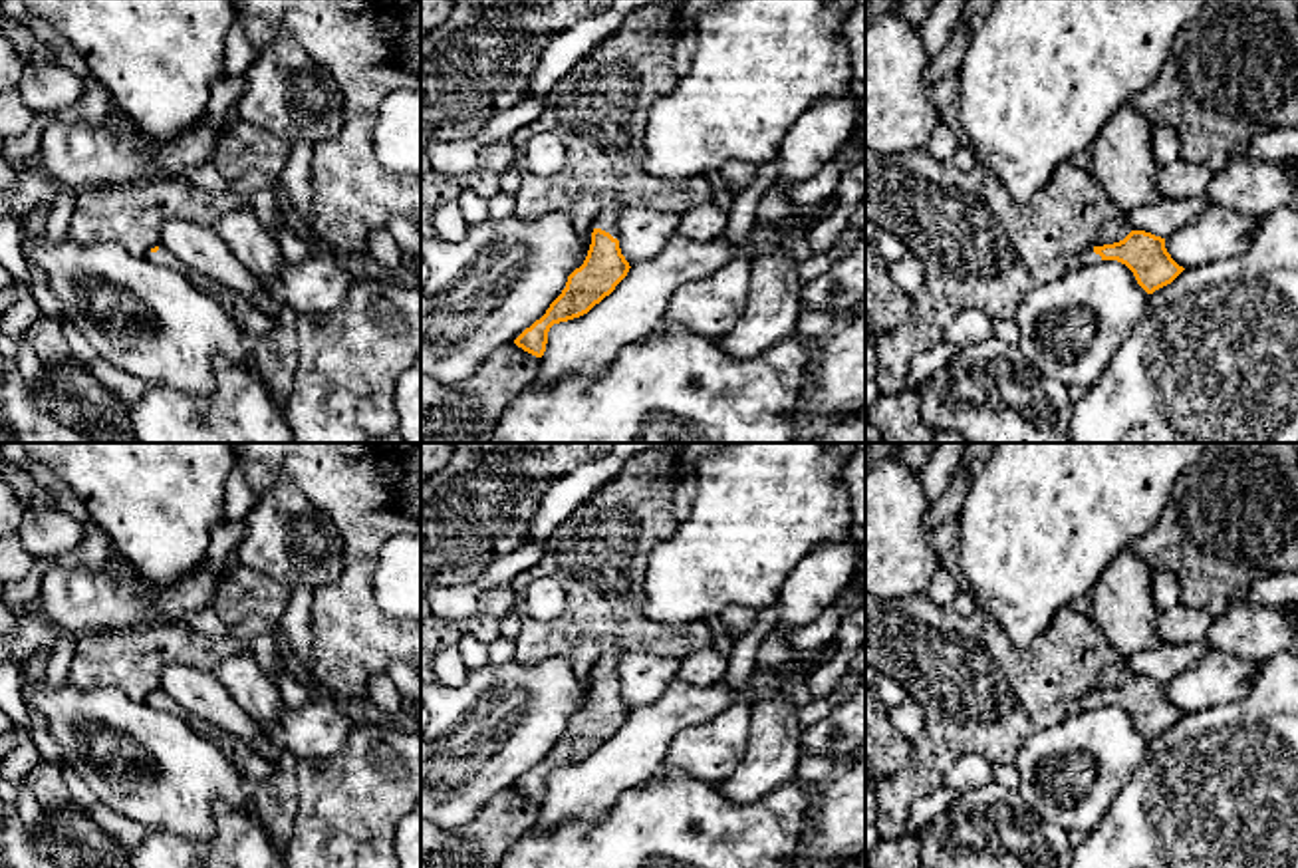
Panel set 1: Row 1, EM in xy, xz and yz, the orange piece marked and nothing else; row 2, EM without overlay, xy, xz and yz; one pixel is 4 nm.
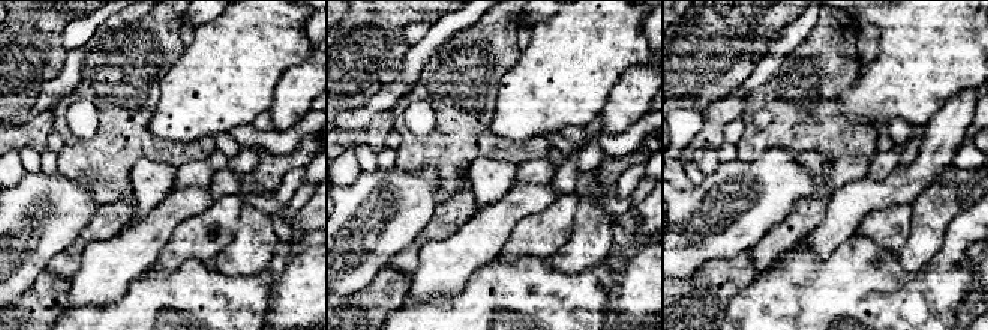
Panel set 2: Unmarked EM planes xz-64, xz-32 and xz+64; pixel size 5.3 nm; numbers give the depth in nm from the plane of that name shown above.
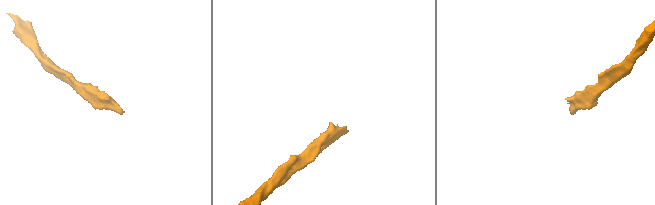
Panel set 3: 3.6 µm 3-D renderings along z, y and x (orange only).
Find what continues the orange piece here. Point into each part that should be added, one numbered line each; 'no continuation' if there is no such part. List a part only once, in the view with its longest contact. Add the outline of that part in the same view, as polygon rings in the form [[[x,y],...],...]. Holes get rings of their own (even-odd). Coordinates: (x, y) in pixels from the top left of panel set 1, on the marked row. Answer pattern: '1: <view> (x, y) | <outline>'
1: xz (608, 217) | [[[607,207],[603,209],[595,222],[593,228],[601,228],[609,232],[613,238],[617,238],[617,218],[619,218],[621,207]]]

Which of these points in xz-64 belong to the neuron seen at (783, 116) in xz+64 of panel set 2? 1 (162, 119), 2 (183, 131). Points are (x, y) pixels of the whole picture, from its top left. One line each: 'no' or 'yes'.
1: no
2: no

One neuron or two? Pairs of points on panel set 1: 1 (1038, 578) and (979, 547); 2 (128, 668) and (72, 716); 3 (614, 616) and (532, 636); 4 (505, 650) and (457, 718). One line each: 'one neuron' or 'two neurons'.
1: one neuron
2: two neurons
3: one neuron
4: two neurons

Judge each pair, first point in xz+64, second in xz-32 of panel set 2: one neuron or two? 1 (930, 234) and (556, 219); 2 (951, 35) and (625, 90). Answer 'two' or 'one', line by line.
1: two
2: two

